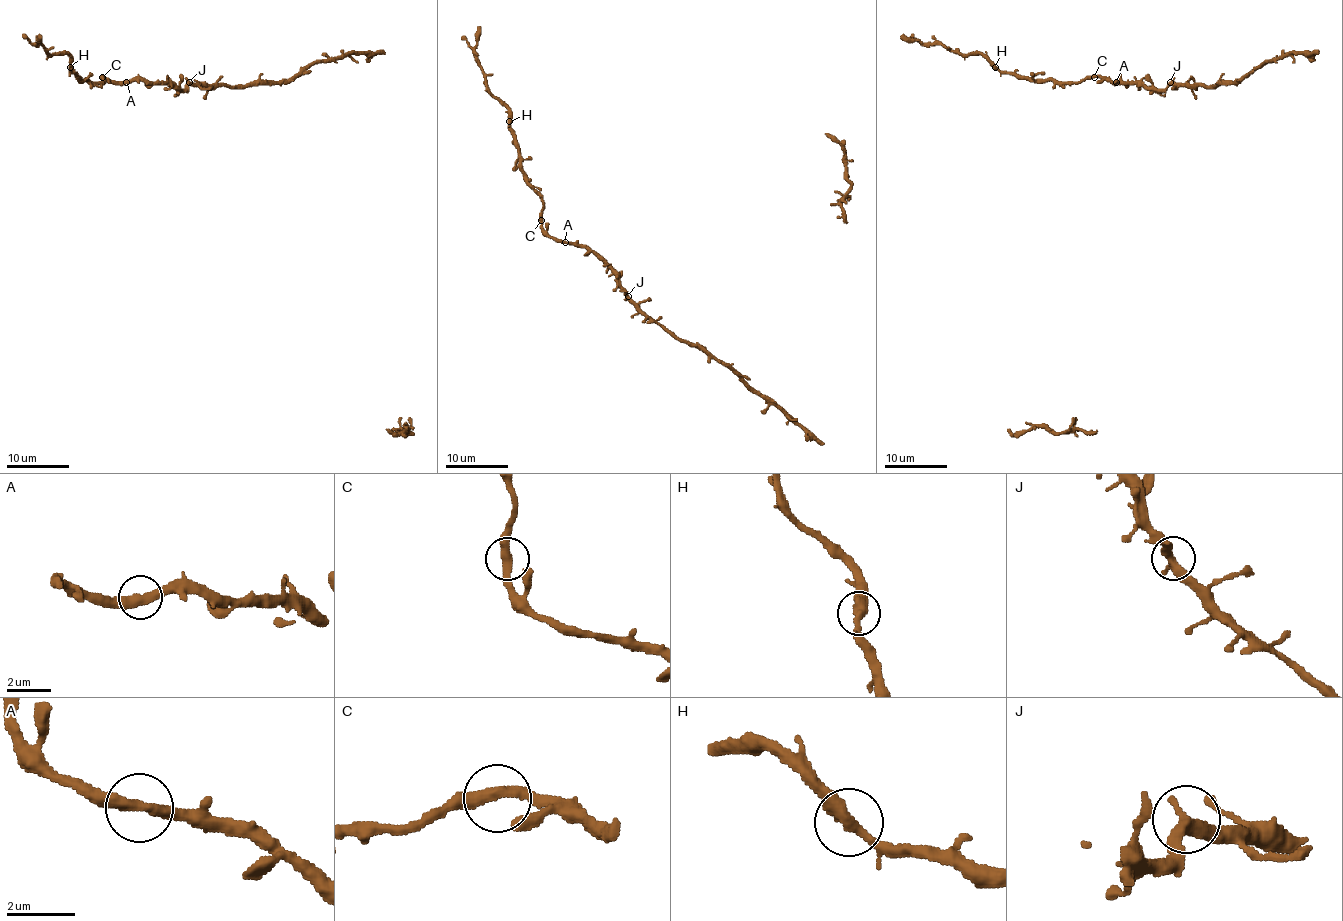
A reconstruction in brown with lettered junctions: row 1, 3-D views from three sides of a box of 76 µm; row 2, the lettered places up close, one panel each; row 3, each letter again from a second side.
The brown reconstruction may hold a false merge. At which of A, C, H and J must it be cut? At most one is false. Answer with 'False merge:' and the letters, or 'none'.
False merge: none

